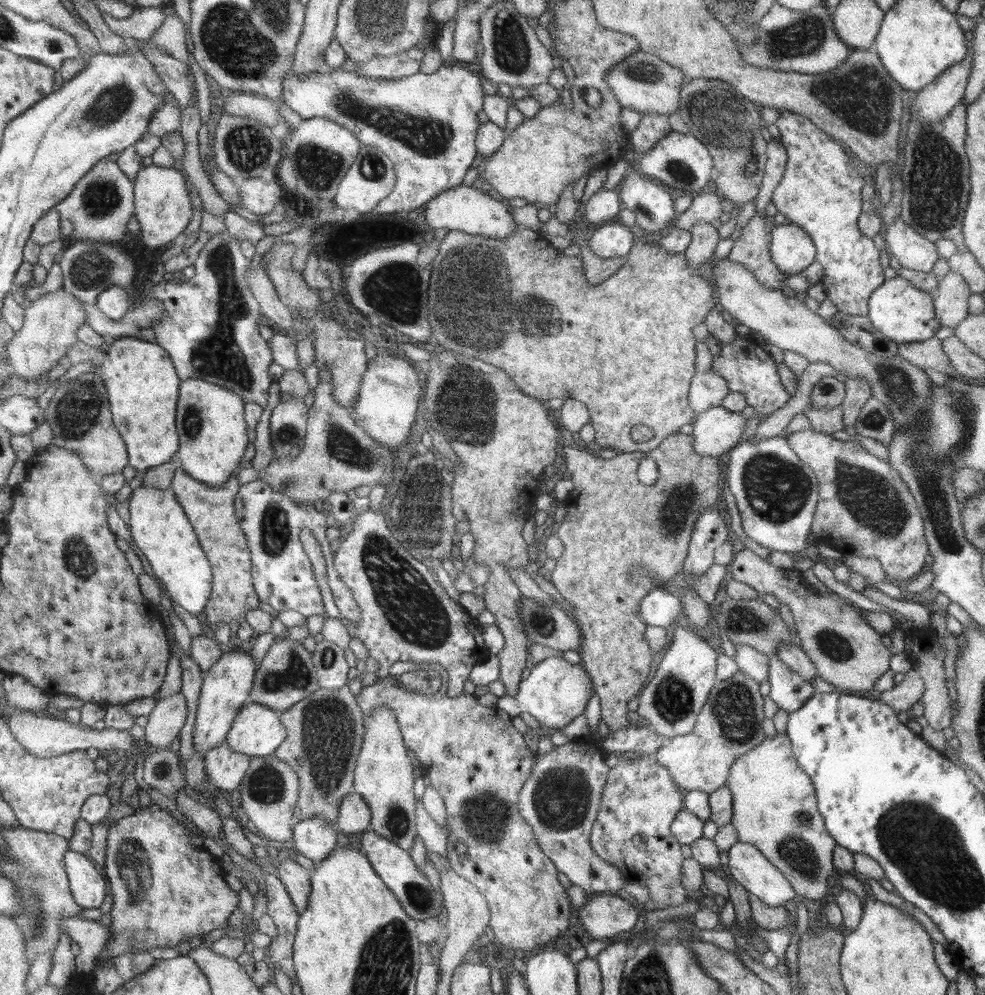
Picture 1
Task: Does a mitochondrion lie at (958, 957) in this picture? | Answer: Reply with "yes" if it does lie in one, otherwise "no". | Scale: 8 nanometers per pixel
no

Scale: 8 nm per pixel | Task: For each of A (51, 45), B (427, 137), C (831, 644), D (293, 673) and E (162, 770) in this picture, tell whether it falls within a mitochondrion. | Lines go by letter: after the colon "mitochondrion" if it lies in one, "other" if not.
A: mitochondrion
B: mitochondrion
C: mitochondrion
D: mitochondrion
E: other

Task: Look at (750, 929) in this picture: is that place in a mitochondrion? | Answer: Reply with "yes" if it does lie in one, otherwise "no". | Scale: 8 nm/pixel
no

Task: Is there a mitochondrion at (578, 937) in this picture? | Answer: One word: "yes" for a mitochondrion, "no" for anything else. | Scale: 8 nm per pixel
no

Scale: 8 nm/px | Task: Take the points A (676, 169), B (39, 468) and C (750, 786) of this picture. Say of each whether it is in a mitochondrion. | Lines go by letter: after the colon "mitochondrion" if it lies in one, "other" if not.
A: mitochondrion
B: other
C: other

